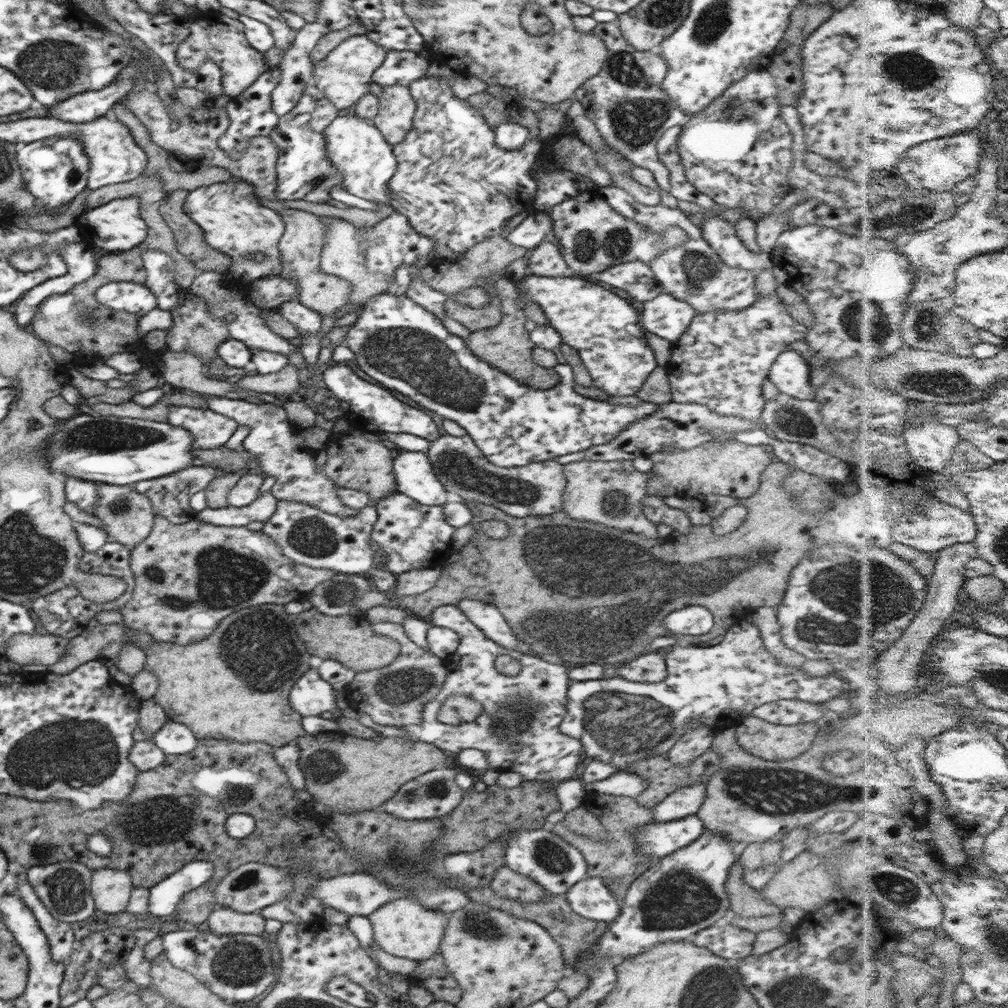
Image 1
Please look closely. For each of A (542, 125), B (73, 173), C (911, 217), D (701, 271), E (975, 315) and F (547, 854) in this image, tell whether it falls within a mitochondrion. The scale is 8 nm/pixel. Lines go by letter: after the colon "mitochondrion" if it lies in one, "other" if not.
A: other
B: mitochondrion
C: mitochondrion
D: mitochondrion
E: other
F: mitochondrion

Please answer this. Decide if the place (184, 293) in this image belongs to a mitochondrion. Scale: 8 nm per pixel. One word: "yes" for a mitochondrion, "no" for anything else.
no

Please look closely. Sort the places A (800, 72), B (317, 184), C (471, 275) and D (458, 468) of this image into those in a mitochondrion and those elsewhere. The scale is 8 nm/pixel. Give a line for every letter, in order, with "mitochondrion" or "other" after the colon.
A: other
B: mitochondrion
C: other
D: mitochondrion

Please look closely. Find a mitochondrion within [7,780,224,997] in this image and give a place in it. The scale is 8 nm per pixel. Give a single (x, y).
(66, 888)

